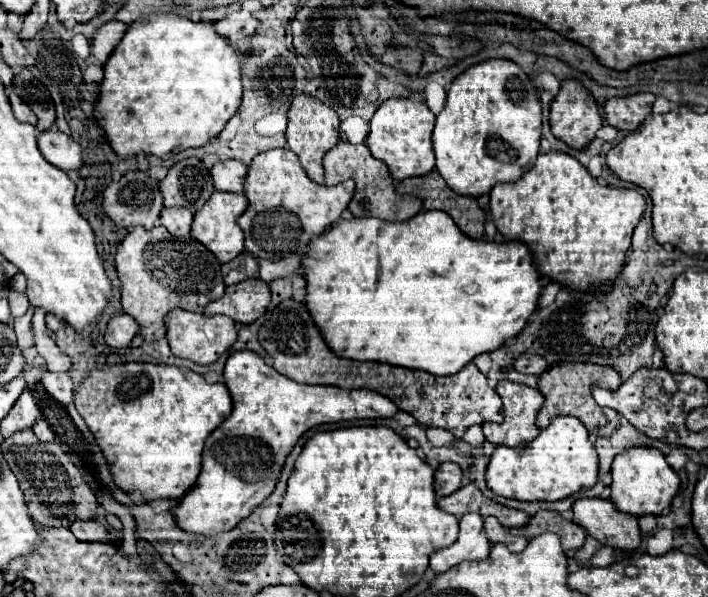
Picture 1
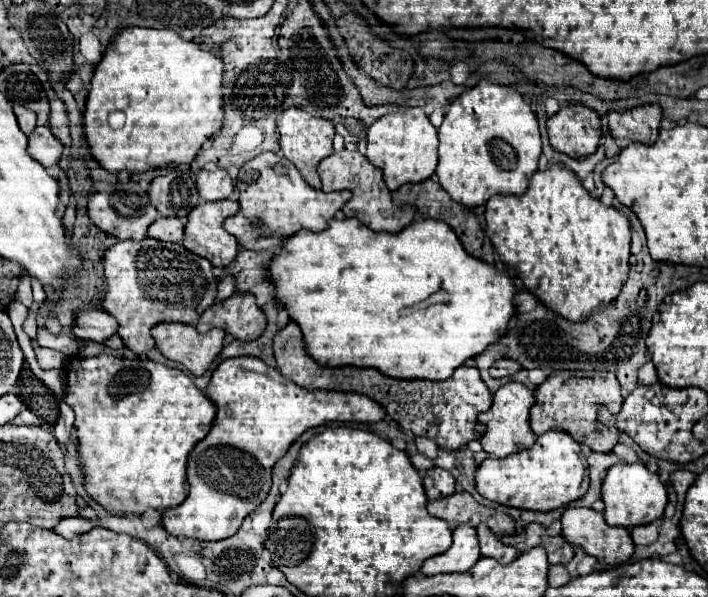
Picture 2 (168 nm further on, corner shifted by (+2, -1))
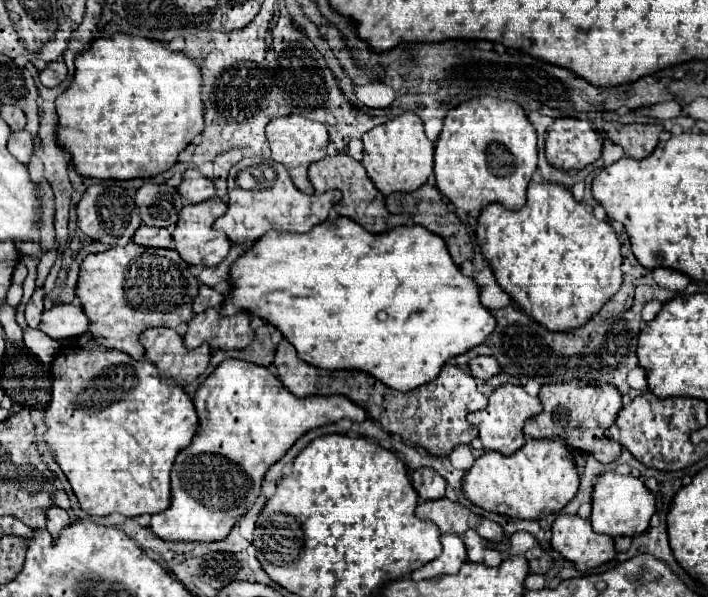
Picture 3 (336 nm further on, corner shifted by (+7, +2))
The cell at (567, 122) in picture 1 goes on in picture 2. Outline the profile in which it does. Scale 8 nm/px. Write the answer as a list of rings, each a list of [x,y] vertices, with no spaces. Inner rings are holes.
[[[580,103],[566,105],[554,117],[548,119],[548,137],[550,137],[550,145],[554,147],[554,151],[566,153],[572,159],[588,157],[598,149],[598,143],[600,143],[600,137],[602,137],[600,117],[598,117],[596,111],[588,109],[586,105],[580,105]]]

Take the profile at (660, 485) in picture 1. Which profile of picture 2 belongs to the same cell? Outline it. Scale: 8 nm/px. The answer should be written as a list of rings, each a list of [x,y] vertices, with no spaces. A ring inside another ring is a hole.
[[[618,463],[608,469],[608,475],[602,483],[602,501],[604,501],[604,519],[610,527],[638,527],[648,525],[662,517],[664,507],[668,503],[668,493],[664,483],[658,479],[656,473],[650,473],[644,465],[634,463]]]

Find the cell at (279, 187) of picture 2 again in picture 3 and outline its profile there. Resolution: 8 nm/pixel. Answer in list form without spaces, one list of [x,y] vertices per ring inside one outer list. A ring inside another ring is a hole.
[[[265,160],[261,164],[237,162],[227,178],[229,186],[229,210],[215,220],[213,228],[229,236],[231,242],[243,244],[245,240],[259,240],[269,230],[309,232],[315,224],[327,220],[329,208],[335,202],[333,192],[323,196],[307,196],[293,186],[293,180],[283,164]]]

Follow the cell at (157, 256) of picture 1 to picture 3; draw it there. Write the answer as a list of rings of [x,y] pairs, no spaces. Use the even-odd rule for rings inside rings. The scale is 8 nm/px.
[[[133,242],[123,248],[117,246],[107,252],[89,254],[81,264],[77,282],[77,296],[91,320],[89,332],[95,334],[95,340],[99,344],[127,352],[135,360],[141,360],[145,356],[145,348],[139,342],[139,334],[143,330],[151,326],[175,328],[177,324],[181,324],[181,320],[189,322],[195,316],[195,312],[191,310],[191,302],[195,300],[197,292],[199,280],[191,272],[189,264],[181,260],[177,250],[141,248]],[[147,302],[153,304],[145,306]]]

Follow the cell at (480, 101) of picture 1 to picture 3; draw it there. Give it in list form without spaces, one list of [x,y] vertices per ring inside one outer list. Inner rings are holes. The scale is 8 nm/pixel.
[[[479,96],[451,108],[435,142],[435,178],[439,192],[461,210],[481,210],[491,202],[521,208],[537,168],[537,136],[525,110],[511,100]]]

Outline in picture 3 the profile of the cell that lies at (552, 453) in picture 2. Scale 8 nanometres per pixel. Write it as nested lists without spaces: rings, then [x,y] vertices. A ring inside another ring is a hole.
[[[529,438],[521,450],[511,456],[499,452],[485,452],[465,474],[463,492],[465,496],[497,514],[511,518],[539,520],[547,514],[565,508],[579,490],[579,474],[571,448],[559,440],[533,440]]]

